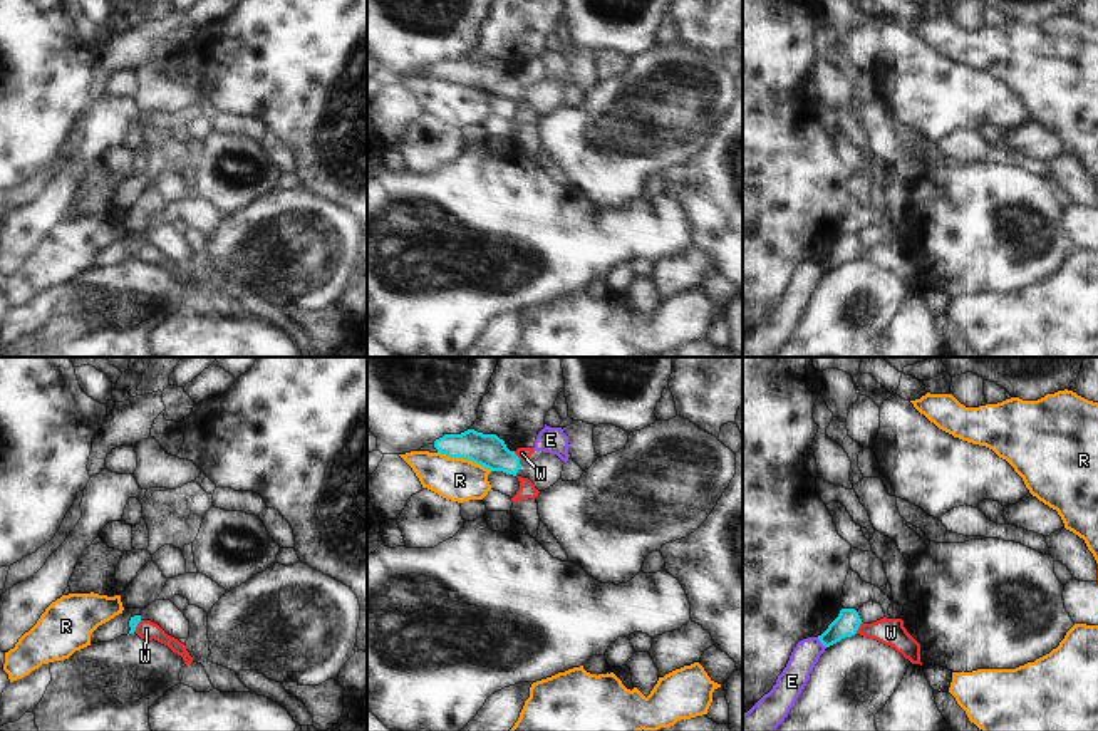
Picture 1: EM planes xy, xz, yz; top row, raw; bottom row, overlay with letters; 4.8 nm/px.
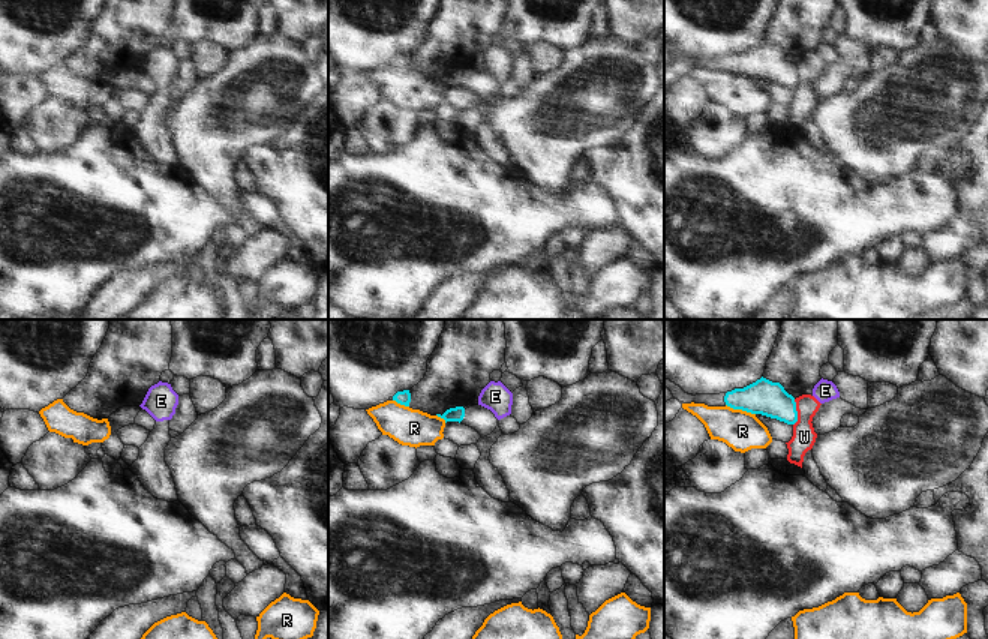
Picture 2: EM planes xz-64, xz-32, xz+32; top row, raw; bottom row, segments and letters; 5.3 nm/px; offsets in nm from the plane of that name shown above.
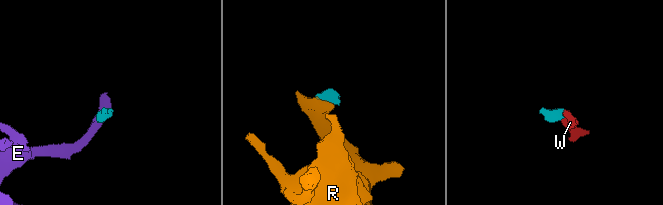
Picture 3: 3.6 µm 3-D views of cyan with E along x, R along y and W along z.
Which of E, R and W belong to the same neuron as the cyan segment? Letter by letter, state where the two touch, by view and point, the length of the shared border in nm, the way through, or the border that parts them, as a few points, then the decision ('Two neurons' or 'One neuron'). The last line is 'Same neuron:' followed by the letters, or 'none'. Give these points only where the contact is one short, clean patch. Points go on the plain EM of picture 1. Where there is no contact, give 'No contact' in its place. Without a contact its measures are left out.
E: Touches cyan at yz (820, 265). Shared border 70 nm. Boundary: yz (817, 262), (825, 272). Two neurons
R: Touches cyan at xz (465, 82). Shared border 280 nm. Boundary: xz (438, 76), (448, 81), (468, 82), (492, 94). Two neurons
W: Touches cyan at yz (859, 250). Shared border 70 nm. Boundary: yz (862, 247), (855, 257). Two neurons
Same neuron: none

